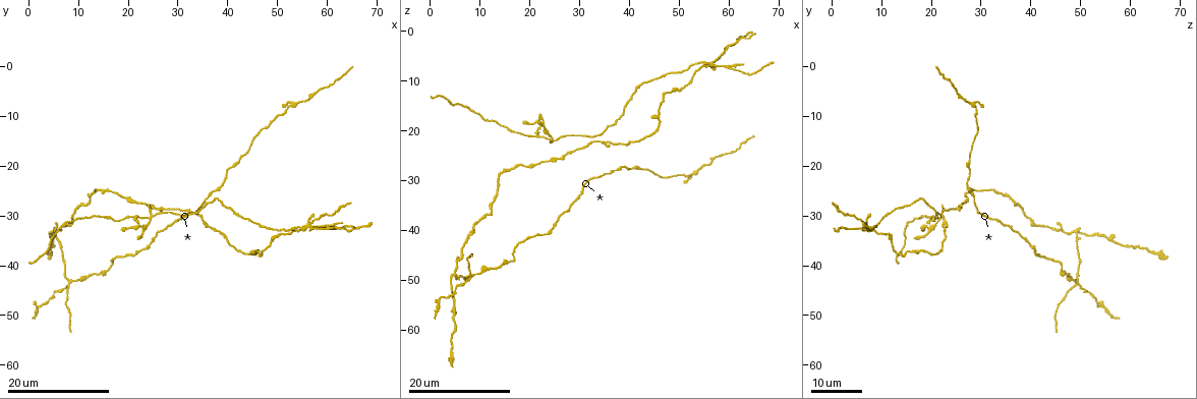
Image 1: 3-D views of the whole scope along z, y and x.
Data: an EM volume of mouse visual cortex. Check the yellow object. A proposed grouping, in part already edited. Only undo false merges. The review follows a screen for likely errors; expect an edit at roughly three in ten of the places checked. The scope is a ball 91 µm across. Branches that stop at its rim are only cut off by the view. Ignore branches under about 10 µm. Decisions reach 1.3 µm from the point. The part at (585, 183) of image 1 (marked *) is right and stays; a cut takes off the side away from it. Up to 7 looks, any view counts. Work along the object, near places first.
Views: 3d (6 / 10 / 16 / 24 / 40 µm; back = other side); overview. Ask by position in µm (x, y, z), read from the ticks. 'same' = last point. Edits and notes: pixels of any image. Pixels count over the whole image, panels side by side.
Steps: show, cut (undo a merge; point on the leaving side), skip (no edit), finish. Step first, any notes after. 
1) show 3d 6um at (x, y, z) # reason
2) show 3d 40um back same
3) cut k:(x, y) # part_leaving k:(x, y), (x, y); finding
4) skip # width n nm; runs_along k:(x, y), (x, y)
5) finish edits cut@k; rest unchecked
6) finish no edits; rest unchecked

show 3d 24um at (53.0, 8.0, 28.5) # calibre changes

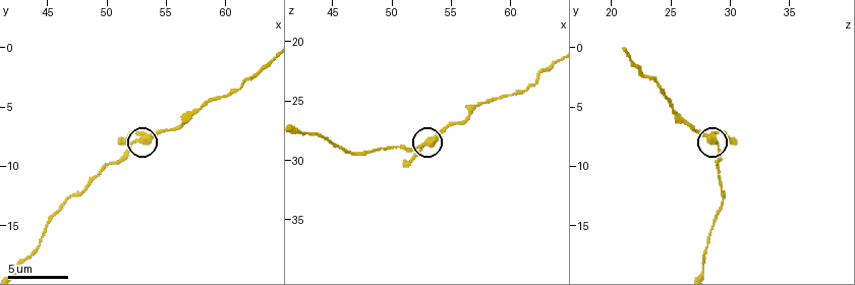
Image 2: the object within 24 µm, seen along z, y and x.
show 3d 10um at (52.6, 7.8, 28.6)

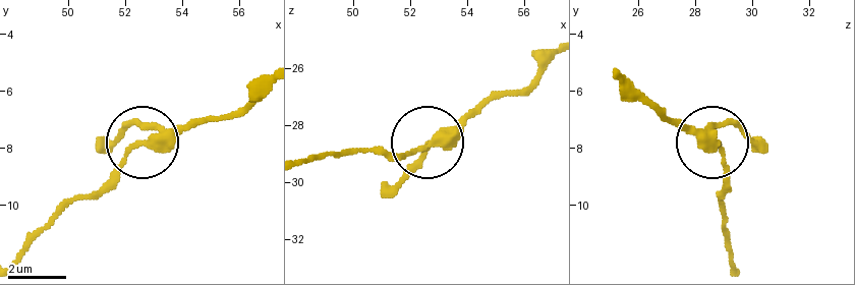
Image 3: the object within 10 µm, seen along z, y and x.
skip # arms 3; all the same neuron

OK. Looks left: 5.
show 3d 24um at (14.0, 41.5, 46.5) # arms run side by side

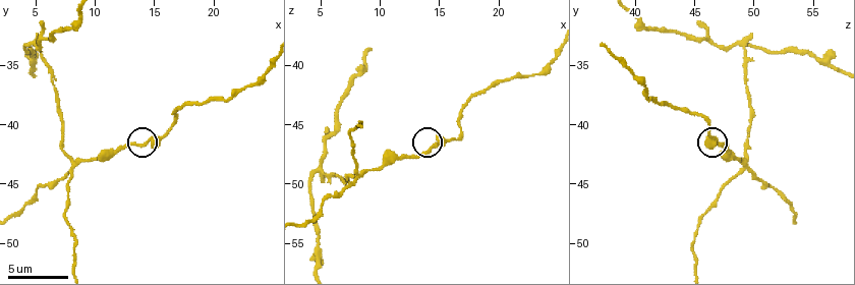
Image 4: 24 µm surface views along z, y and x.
show 3d 10um at (14.6, 41.4, 46.8) # zoom in

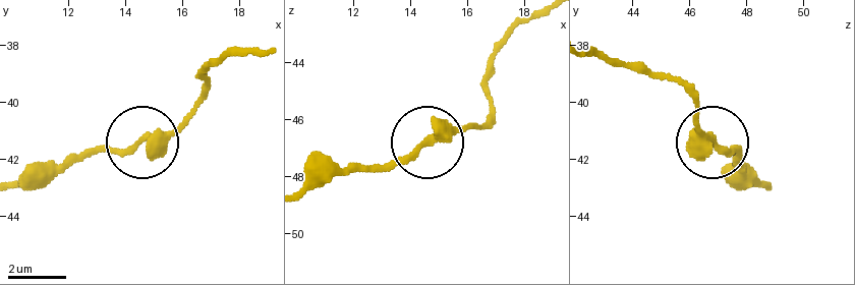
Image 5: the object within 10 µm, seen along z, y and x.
show 3d 10um back at (14.4, 41.5, 46.9)

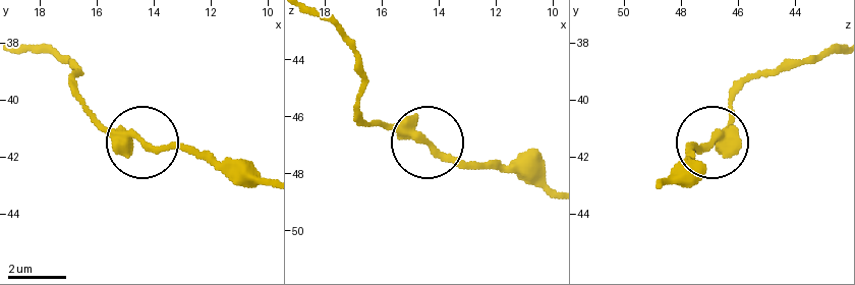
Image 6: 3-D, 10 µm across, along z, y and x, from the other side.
skip # runs_along 6:(35, 50), (78, 72), (75, 94), (107, 128), (207, 152); continuous, no second neuron

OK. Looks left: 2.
show 3d 10um at (8.2, 43.6, 49.2) # four or more arms meet

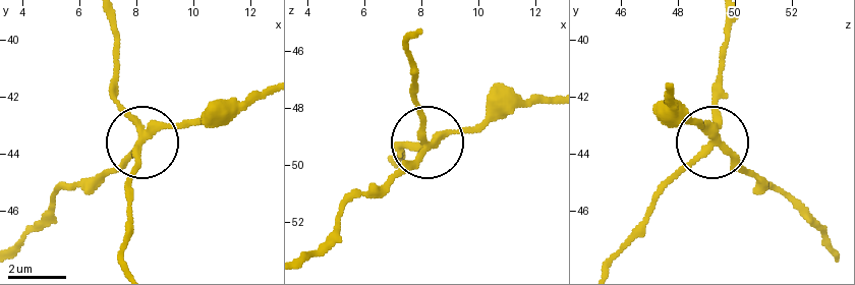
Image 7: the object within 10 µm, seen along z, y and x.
show 3d 6um at (8.3, 43.4, 49.2) # closer look

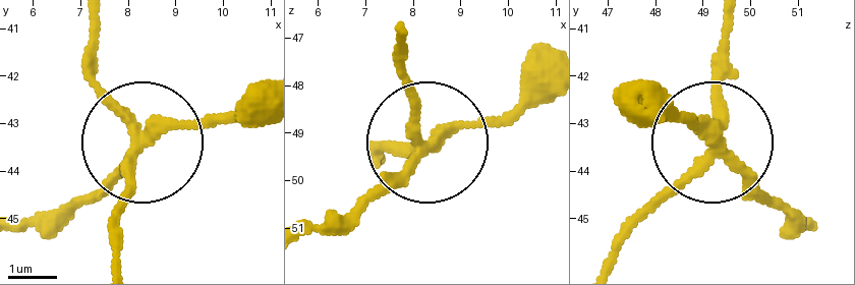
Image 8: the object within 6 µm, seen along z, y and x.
cut 8:(128, 193) # width 260 nm; part_leaving 8:(136, 137), (101, 68), (101, 20); a second neuron is stuck on

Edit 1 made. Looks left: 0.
finish edits cut@8; rest unchecked

